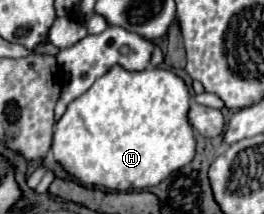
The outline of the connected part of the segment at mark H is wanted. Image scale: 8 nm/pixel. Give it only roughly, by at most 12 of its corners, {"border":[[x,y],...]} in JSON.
{"border":[[113,66],[57,120],[83,186],[147,190],[195,156],[171,70]]}

